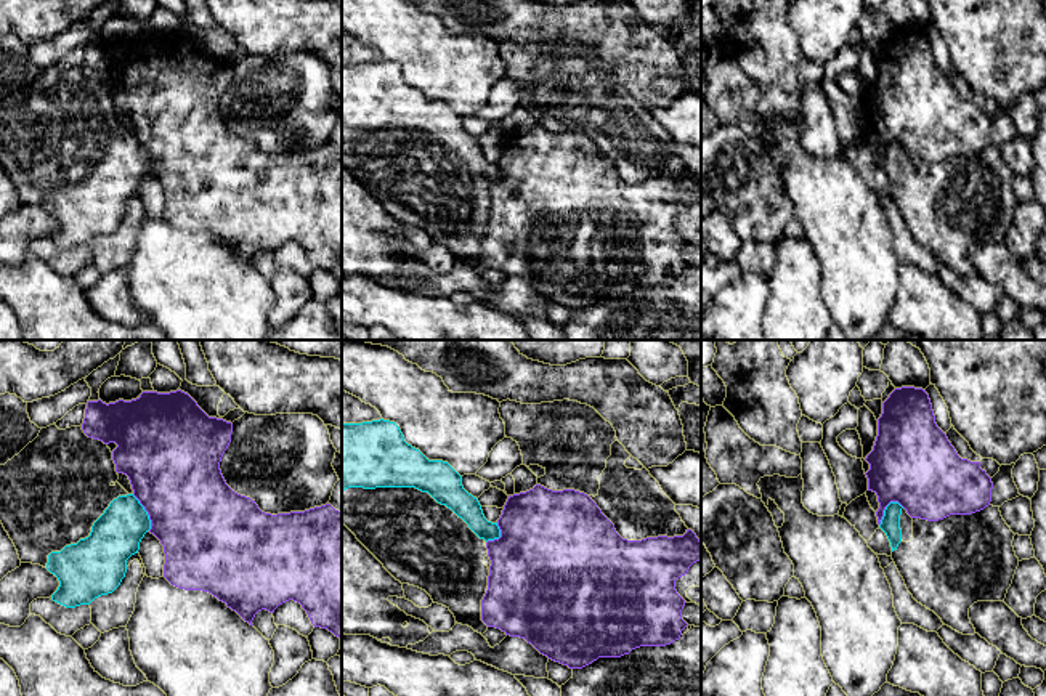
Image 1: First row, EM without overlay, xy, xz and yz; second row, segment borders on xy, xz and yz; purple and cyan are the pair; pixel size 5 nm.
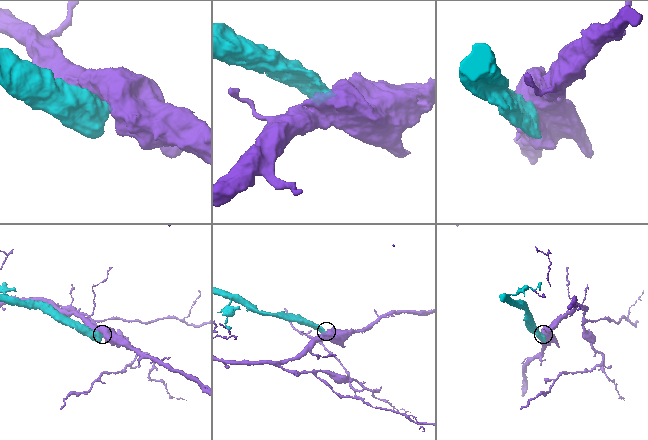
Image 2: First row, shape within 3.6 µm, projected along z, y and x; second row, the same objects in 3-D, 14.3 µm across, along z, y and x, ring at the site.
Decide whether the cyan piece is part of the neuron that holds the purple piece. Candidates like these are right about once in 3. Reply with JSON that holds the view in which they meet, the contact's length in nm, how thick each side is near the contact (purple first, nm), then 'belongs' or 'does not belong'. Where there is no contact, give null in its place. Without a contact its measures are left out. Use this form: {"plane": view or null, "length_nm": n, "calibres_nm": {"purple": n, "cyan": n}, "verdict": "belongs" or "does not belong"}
{"plane": "xy", "length_nm": 200, "calibres_nm": {"purple": 460, "cyan": 240}, "verdict": "does not belong"}

